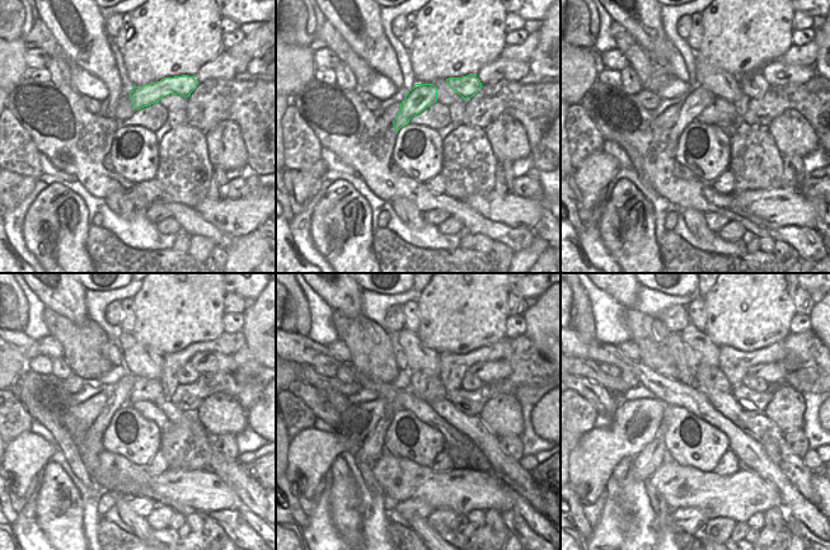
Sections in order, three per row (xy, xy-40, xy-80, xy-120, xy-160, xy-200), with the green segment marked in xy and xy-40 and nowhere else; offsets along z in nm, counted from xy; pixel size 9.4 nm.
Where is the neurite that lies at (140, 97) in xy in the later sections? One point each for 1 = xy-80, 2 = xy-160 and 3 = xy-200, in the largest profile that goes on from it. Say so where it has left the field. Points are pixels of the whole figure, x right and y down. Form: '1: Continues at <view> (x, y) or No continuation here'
1: Continues at xy-80 (698, 98)
2: Continues at xy-160 (373, 447)
3: Continues at xy-200 (645, 465).

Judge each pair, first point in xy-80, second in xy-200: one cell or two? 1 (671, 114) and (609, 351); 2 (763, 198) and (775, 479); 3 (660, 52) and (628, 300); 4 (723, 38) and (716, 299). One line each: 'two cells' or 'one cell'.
1: two cells
2: two cells
3: one cell
4: one cell

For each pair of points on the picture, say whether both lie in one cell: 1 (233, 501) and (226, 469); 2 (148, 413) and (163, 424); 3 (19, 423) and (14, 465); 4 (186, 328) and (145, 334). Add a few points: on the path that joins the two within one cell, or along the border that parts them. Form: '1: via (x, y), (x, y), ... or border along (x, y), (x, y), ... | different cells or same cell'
1: border along (209, 469), (242, 502) | different cells
2: via (151, 413), (159, 421) | same cell
3: border along (31, 431), (23, 431), (13, 440) | different cells
4: via (176, 328), (155, 328) | same cell

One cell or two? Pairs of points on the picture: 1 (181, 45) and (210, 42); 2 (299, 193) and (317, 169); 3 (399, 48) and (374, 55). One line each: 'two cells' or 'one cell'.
1: one cell
2: one cell
3: two cells

